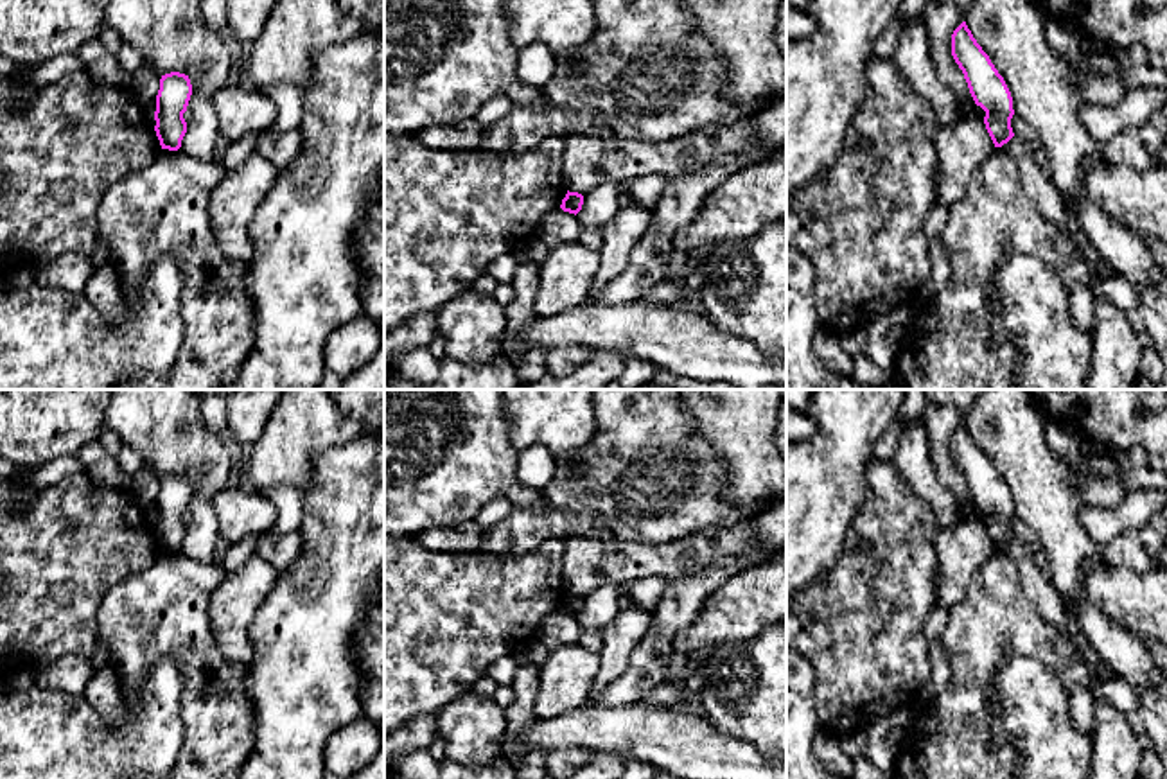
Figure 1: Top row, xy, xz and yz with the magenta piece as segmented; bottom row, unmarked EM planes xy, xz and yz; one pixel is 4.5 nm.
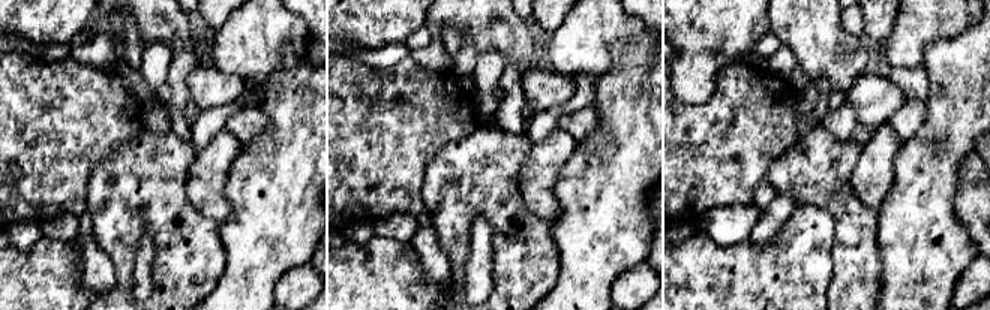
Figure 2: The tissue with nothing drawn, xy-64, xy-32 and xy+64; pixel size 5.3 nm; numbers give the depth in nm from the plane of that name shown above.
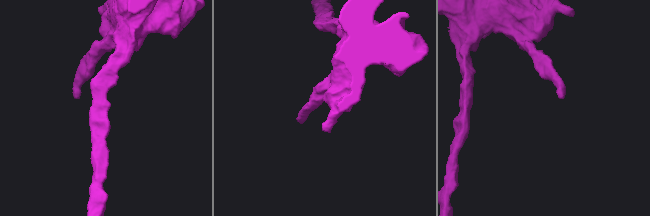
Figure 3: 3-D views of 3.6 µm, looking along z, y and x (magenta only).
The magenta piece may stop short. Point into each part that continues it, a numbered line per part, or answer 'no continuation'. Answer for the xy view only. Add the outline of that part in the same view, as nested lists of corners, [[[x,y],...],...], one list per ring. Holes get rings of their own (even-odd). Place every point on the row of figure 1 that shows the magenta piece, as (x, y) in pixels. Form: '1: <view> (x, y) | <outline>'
no continuation

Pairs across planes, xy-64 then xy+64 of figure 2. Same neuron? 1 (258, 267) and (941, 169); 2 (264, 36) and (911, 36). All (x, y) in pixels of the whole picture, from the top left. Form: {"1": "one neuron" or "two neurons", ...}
{"1": "one neuron", "2": "one neuron"}

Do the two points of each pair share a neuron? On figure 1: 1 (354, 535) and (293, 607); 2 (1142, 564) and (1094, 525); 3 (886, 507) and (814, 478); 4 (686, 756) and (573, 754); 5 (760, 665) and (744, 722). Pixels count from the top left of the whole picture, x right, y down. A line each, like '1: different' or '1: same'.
1: same
2: different
3: different
4: different
5: same

